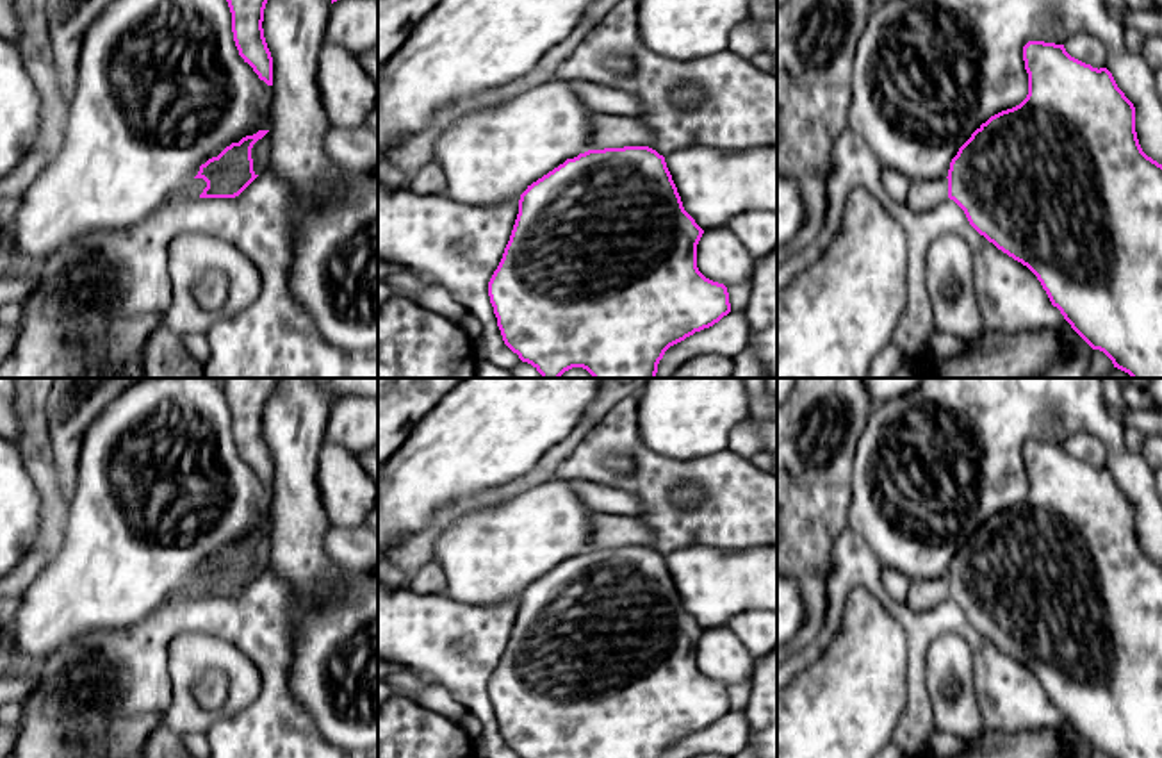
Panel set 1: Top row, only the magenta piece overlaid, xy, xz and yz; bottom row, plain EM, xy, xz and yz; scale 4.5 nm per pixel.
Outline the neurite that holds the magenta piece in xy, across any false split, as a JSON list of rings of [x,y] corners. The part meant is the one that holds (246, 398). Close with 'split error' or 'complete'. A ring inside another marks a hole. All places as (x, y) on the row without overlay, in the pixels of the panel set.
[[[223,378],[239,455],[267,485],[273,485],[273,457],[264,437],[264,408],[282,378]]] | complete

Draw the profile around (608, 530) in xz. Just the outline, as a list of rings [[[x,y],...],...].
[[[595,514],[590,549],[649,546],[654,544],[652,530],[633,515]]]

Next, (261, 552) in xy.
[[[269,531],[253,544],[251,558],[253,558],[255,574],[260,574],[269,569],[269,558],[271,558],[271,535],[269,535]]]

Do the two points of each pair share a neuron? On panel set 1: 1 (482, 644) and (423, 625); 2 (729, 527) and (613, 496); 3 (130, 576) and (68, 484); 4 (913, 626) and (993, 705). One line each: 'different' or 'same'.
1: same
2: different
3: different
4: same

